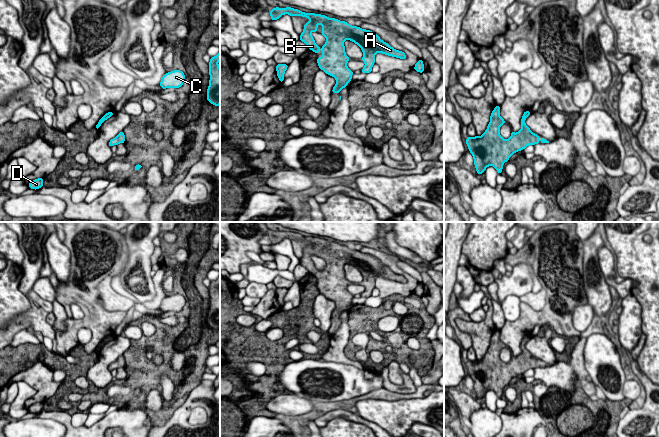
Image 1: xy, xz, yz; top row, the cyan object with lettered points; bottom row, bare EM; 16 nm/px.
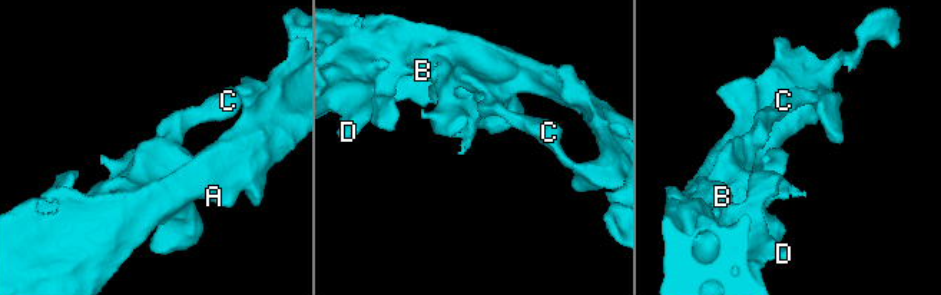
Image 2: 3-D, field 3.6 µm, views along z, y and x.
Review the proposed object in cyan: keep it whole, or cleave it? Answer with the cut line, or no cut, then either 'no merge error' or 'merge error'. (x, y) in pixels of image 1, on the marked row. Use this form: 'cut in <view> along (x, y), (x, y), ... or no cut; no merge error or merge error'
no cut; no merge error

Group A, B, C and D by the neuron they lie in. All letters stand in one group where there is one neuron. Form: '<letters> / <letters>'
A B C D

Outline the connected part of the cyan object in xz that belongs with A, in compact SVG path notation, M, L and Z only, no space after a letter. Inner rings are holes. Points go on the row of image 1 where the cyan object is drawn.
M275 7L269 14L271 21L277 20L285 14L291 17L302 16L309 19L304 24L304 29L300 34L299 40L304 42L316 54L320 51L322 52L322 56L317 58L317 64L319 69L335 78L336 84L332 89L332 93L340 93L343 88L348 87L347 84L352 80L353 71L347 66L350 58L345 52L344 42L346 40L357 44L363 52L362 61L365 63L365 66L361 70L361 73L368 74L372 72L377 53L400 59L407 58L403 51L394 49L387 42L381 40L376 33L362 29L361 27L352 26L346 21L329 18L321 14L305 13L291 7ZM319 24L322 25L321 34L326 38L326 42L322 47L315 43L311 35L312 32L317 32Z

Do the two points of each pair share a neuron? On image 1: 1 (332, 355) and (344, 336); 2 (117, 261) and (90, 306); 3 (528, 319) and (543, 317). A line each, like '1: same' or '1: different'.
1: same
2: same
3: same

